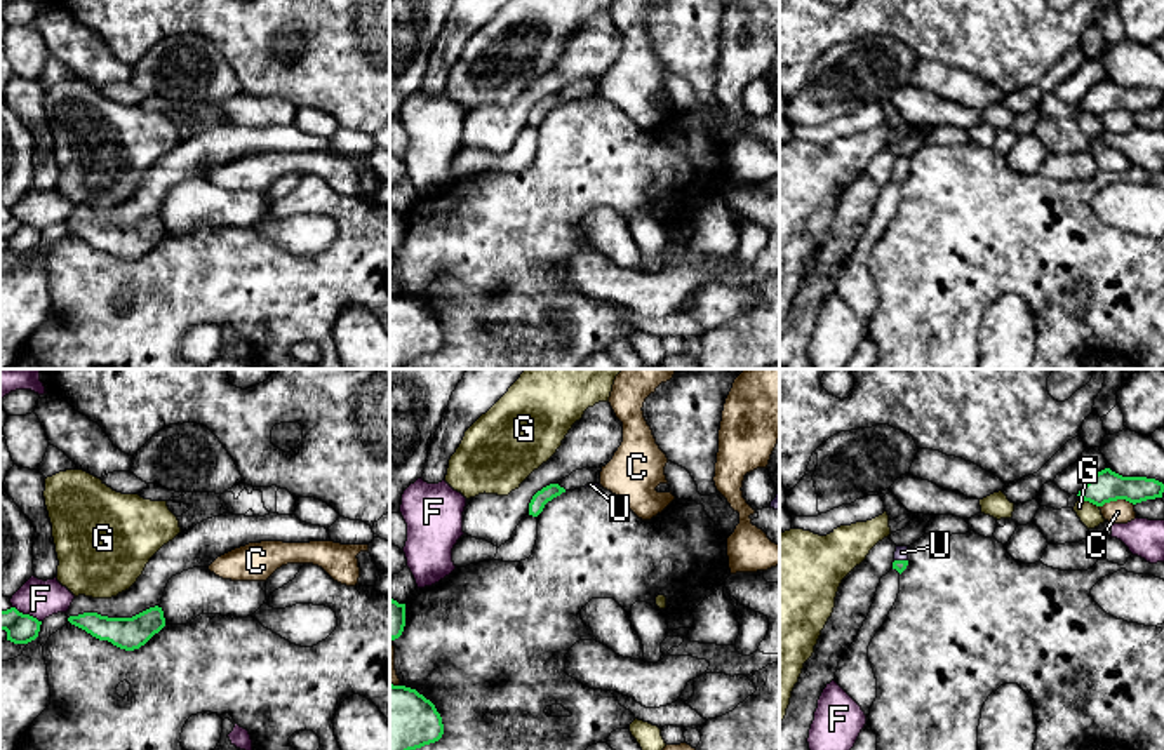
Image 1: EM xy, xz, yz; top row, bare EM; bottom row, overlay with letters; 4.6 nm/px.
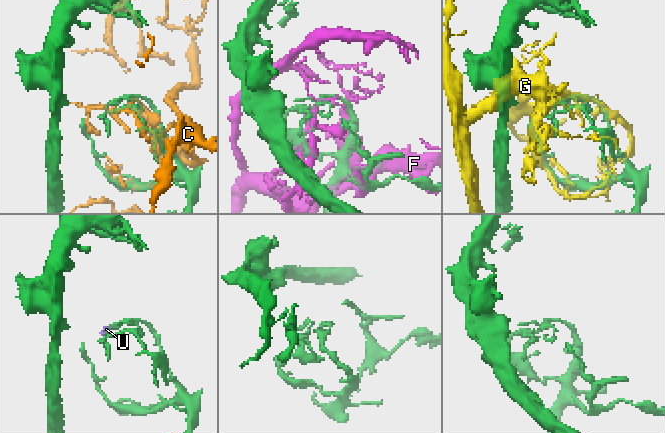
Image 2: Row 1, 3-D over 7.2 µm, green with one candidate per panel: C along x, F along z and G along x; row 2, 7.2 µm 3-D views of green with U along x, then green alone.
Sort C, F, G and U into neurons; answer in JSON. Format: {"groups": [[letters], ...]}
{"groups": [["C"], ["F"], ["G"], ["U"]]}

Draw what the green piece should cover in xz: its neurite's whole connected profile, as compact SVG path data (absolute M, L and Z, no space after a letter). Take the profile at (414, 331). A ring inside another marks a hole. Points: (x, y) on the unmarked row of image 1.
M390 294L390 369L435 353L444 345L435 315L416 299Z

